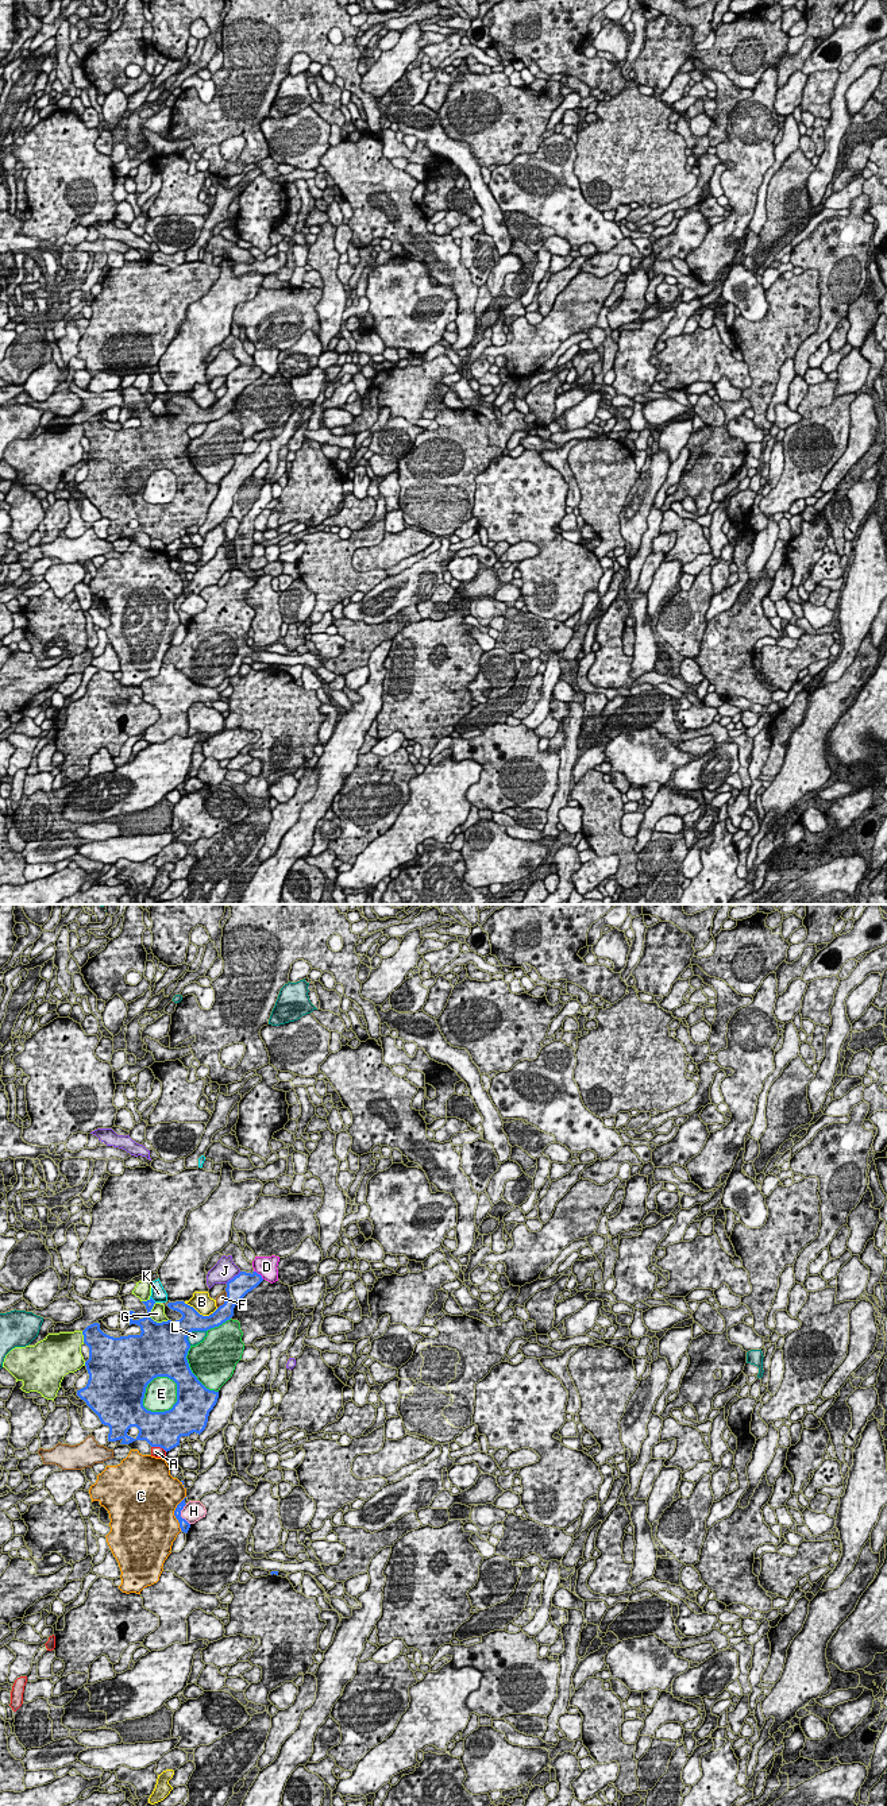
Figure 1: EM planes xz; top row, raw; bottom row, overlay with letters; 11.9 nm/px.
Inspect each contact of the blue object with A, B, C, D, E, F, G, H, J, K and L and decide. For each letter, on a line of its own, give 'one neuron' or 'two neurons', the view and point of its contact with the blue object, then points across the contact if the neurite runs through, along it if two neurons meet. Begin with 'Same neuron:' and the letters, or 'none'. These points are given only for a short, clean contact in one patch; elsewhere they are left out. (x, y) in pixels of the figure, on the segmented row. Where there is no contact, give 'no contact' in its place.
Same neuron: none
A: two neurons; meets blue in xz at (159, 1446)
B: two neurons; meets blue in xz at (196, 1311)
C: two neurons; meets blue in xz at (174, 1513)
D: two neurons; meets blue in xz at (259, 1274); border along xz (254, 1270), (263, 1278)
E: two neurons; meets blue in xz at (151, 1380)
F: two neurons; meets blue in xz at (226, 1300)
G: two neurons; meets blue in xz at (150, 1318)
H: two neurons; meets blue in xz at (180, 1515)
J: two neurons; meets blue in xz at (234, 1277)
K: two neurons; meets blue in xz at (151, 1299)
L: two neurons; meets blue in xz at (192, 1330)

